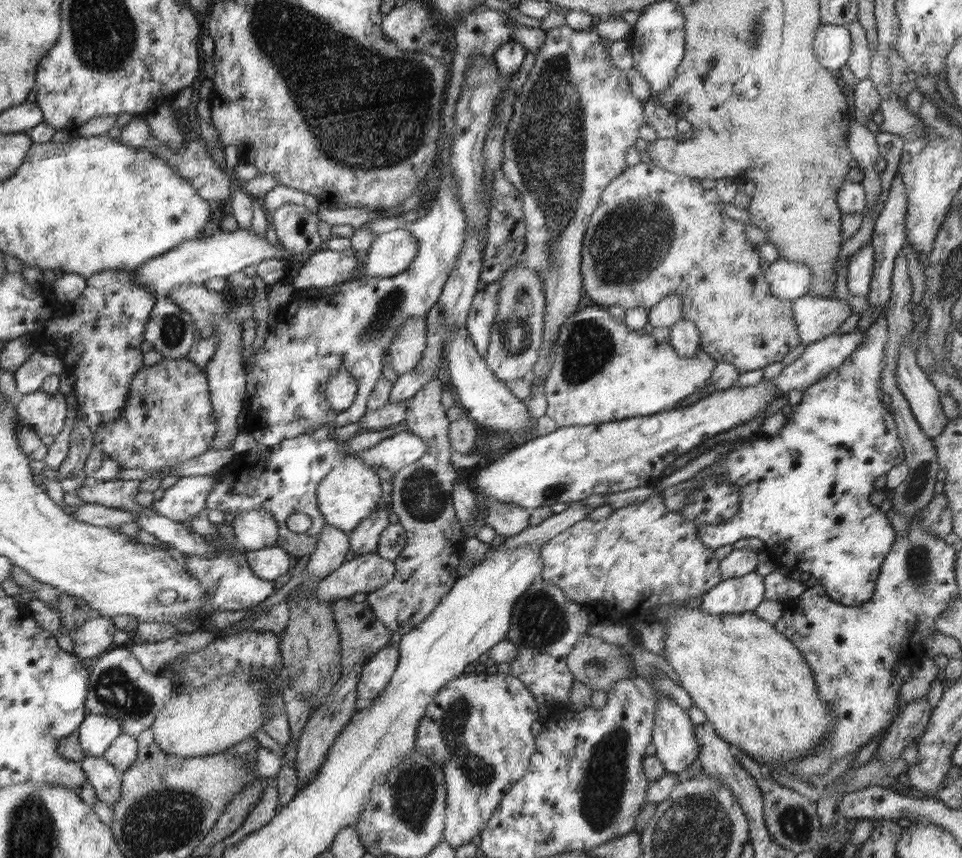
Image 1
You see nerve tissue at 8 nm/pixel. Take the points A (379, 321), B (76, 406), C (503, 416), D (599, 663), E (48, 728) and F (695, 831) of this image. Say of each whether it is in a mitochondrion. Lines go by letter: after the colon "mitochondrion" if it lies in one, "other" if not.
A: mitochondrion
B: other
C: other
D: mitochondrion
E: mitochondrion
F: mitochondrion

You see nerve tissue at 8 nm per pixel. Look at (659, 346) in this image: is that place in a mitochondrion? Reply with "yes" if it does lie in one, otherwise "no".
no

